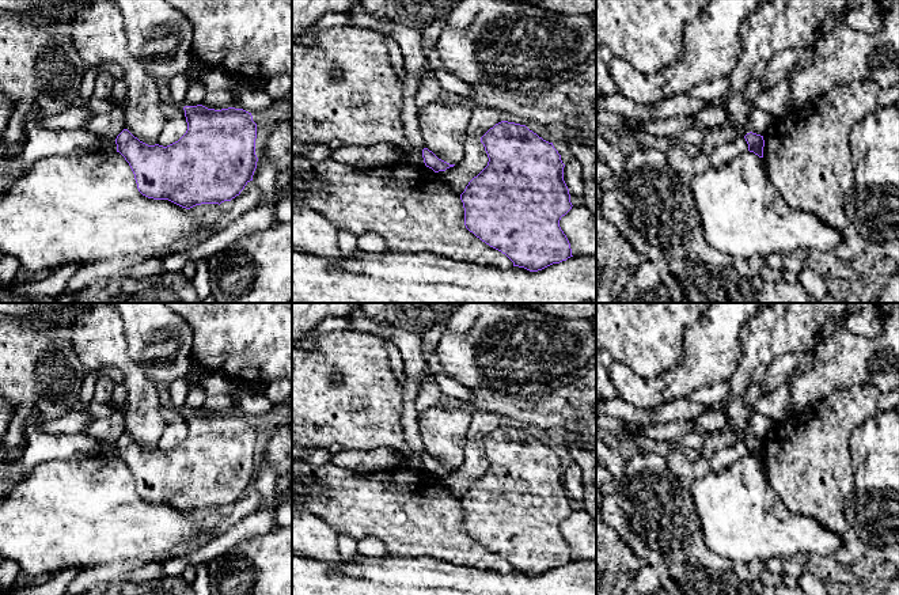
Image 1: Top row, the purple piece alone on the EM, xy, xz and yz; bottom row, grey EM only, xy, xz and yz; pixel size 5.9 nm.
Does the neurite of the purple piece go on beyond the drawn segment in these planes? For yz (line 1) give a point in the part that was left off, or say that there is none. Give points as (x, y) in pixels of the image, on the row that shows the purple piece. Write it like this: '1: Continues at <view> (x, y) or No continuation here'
1: No continuation here

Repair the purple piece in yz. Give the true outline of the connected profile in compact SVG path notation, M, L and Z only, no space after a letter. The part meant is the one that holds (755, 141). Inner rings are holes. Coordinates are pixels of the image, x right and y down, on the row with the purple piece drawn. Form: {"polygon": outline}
{"polygon": "M750 132L744 136L744 139L748 144L748 151L754 152L759 158L763 158L763 147L765 147L763 136Z"}

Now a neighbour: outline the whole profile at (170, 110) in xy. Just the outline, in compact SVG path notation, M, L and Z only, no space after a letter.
M166 96L160 102L160 110L166 117L166 124L158 139L158 144L167 147L186 133L187 122L183 107L171 103Z

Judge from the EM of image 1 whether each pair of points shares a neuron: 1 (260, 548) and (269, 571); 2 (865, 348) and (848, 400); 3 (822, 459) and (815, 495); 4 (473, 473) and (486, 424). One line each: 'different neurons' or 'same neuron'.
1: same neuron
2: different neurons
3: same neuron
4: same neuron

